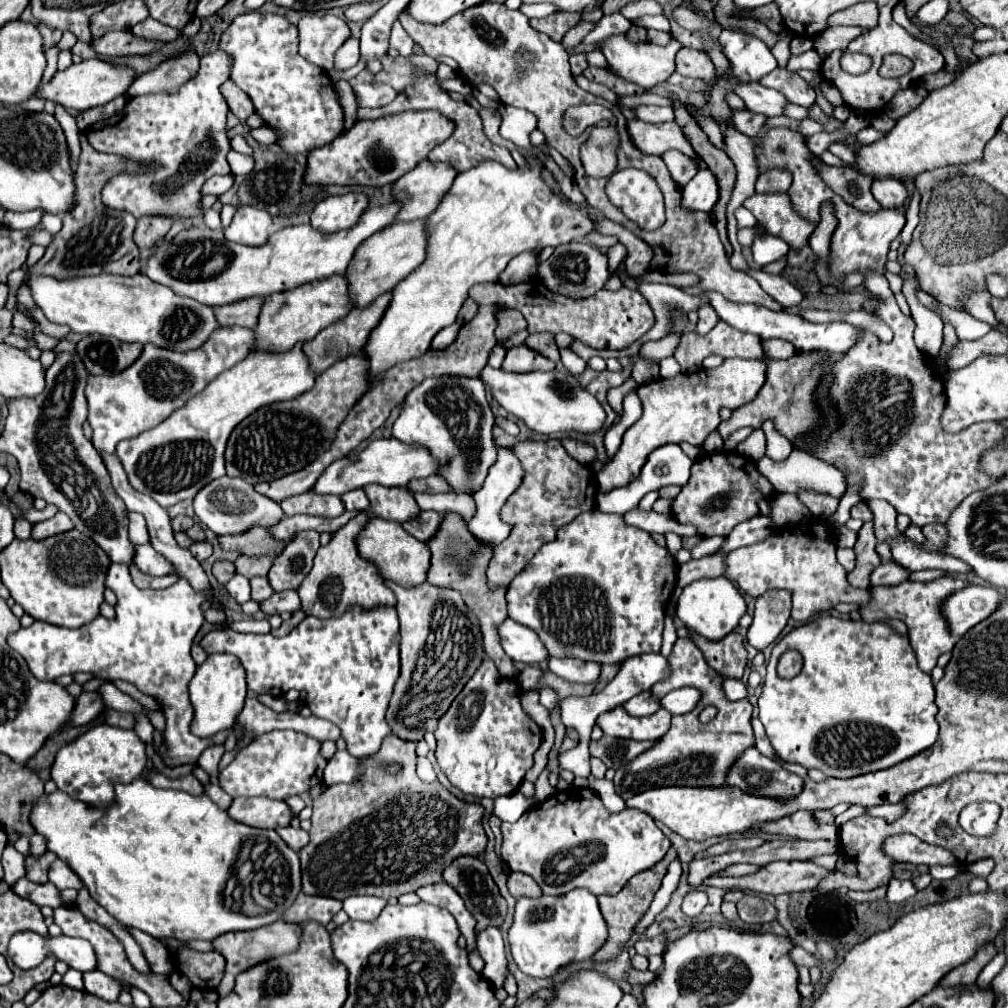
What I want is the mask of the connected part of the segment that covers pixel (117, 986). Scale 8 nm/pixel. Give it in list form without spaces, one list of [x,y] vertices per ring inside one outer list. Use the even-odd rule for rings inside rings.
[[[92,970],[92,972],[84,972],[84,990],[106,1002],[116,1002],[122,990],[122,982],[112,976],[106,976],[100,970]]]

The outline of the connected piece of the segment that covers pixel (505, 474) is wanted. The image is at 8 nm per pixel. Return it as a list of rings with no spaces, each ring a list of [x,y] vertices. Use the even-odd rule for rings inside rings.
[[[498,448],[498,458],[496,462],[490,466],[490,474],[484,482],[484,486],[474,492],[474,500],[476,500],[476,516],[468,522],[470,532],[484,544],[496,544],[502,542],[504,538],[510,536],[512,526],[500,520],[500,508],[504,506],[504,502],[508,500],[508,496],[522,484],[524,480],[524,470],[520,466],[520,460],[514,456],[514,452],[510,448]]]

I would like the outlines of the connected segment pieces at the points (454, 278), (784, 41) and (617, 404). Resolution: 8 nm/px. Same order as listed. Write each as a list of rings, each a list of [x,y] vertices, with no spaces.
[[[528,150],[526,166],[524,168],[506,168],[494,160],[482,160],[474,168],[464,170],[456,176],[454,186],[442,200],[442,206],[426,218],[428,224],[428,258],[418,270],[408,274],[396,288],[392,302],[380,320],[380,324],[372,330],[368,344],[364,348],[366,356],[370,358],[370,372],[372,384],[376,384],[382,376],[380,372],[388,370],[390,366],[422,356],[434,338],[444,326],[454,324],[458,310],[462,308],[464,300],[468,298],[468,290],[480,282],[496,282],[500,272],[506,264],[522,254],[522,252],[538,252],[546,246],[560,246],[572,240],[584,240],[590,232],[598,232],[596,224],[590,218],[584,218],[578,210],[572,210],[560,194],[556,194],[542,178],[544,162],[540,160],[538,152]]]
[[[782,34],[782,36],[780,36],[780,40],[776,43],[776,46],[771,48],[771,52],[777,59],[779,67],[786,67],[787,65],[790,56],[790,42],[791,38],[788,35]]]
[[[630,376],[622,384],[621,386],[611,388],[607,393],[607,400],[609,405],[612,407],[612,409],[618,413],[619,415],[622,414],[622,402],[624,399],[624,396],[630,392],[632,389],[636,389],[638,387],[638,384],[636,381]]]

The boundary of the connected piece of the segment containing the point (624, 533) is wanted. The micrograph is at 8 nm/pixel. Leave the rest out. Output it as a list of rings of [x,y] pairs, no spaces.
[[[590,510],[562,526],[558,538],[544,544],[512,580],[506,592],[508,616],[532,628],[550,656],[574,656],[598,664],[624,662],[630,656],[660,650],[664,612],[676,586],[676,574],[676,560],[666,548],[658,546],[648,532],[628,526],[618,514]]]

